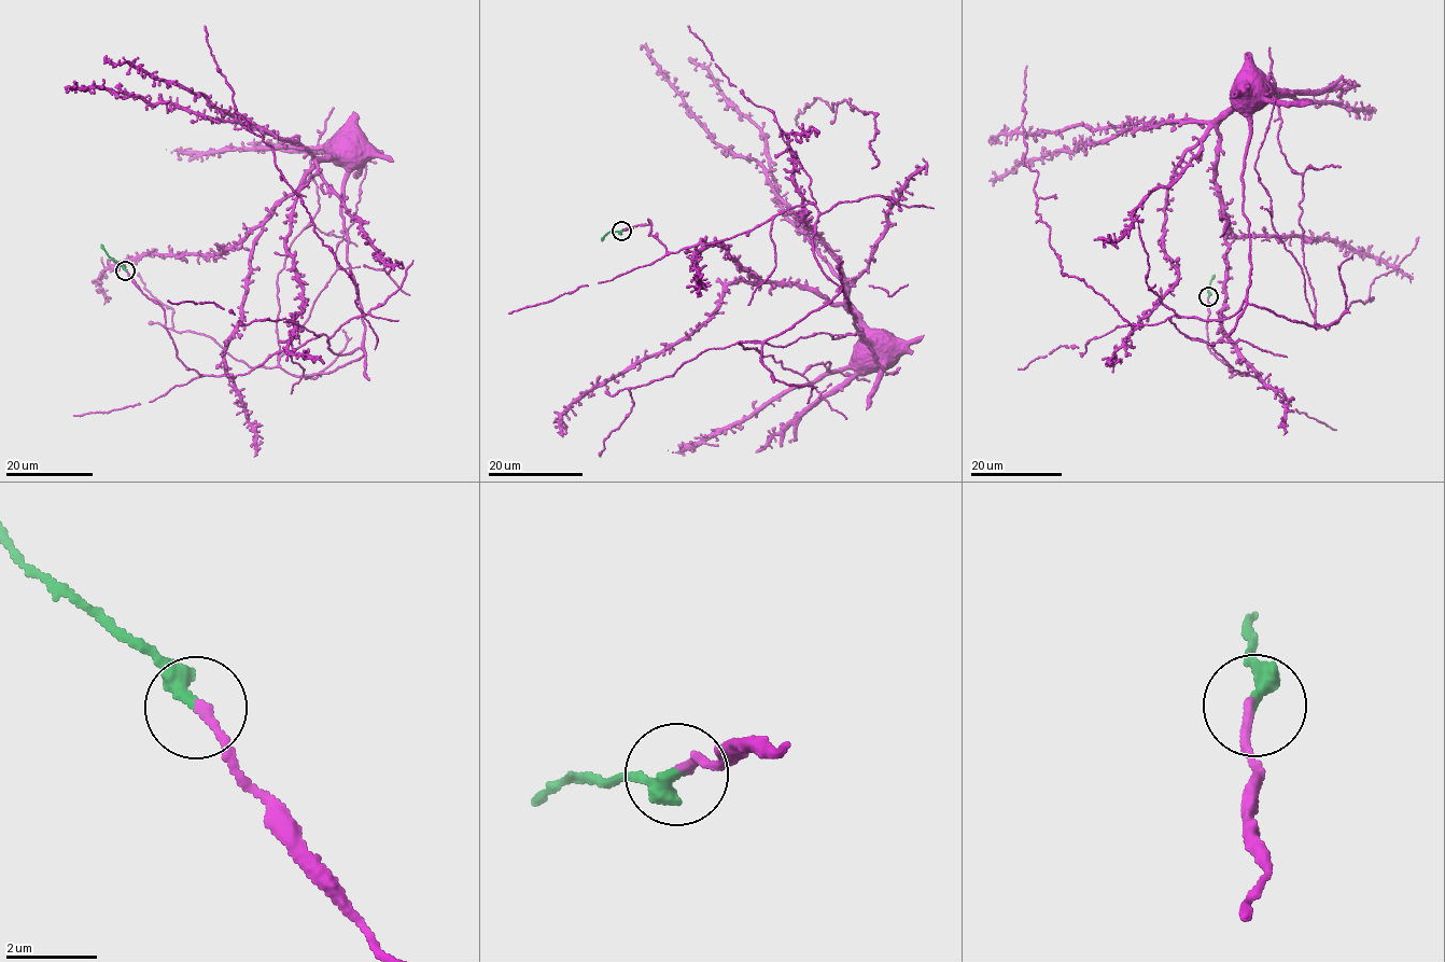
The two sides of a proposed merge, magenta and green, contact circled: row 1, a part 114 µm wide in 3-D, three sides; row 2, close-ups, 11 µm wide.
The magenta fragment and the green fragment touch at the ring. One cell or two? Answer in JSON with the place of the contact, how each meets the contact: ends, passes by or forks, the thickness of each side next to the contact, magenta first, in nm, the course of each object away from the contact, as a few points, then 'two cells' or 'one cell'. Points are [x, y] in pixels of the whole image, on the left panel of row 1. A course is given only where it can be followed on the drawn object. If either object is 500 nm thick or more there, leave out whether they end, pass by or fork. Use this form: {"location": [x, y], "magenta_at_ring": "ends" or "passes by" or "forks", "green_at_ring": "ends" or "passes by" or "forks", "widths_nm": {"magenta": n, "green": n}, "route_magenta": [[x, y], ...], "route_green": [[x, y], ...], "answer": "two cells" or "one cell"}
{"location": [125, 270], "magenta_at_ring": "ends", "green_at_ring": "ends", "widths_nm": {"magenta": 190, "green": 320}, "route_magenta": [[126, 270], [199, 374], [244, 375], [322, 334], [346, 354], [365, 330], [341, 212], [355, 149]], "route_green": [[126, 270], [101, 245]], "answer": "one cell"}

